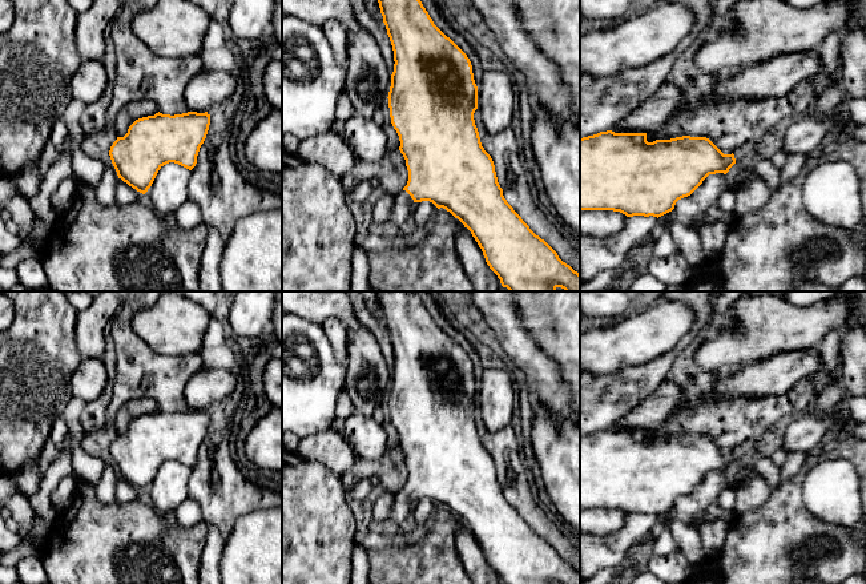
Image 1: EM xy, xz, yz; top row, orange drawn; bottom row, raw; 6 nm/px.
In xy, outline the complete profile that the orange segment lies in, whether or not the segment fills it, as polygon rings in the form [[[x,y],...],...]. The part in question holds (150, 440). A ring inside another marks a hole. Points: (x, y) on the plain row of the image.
[[[158,410],[136,418],[109,448],[118,476],[145,492],[164,463],[174,460],[192,468],[209,423],[208,410],[174,414]]]

